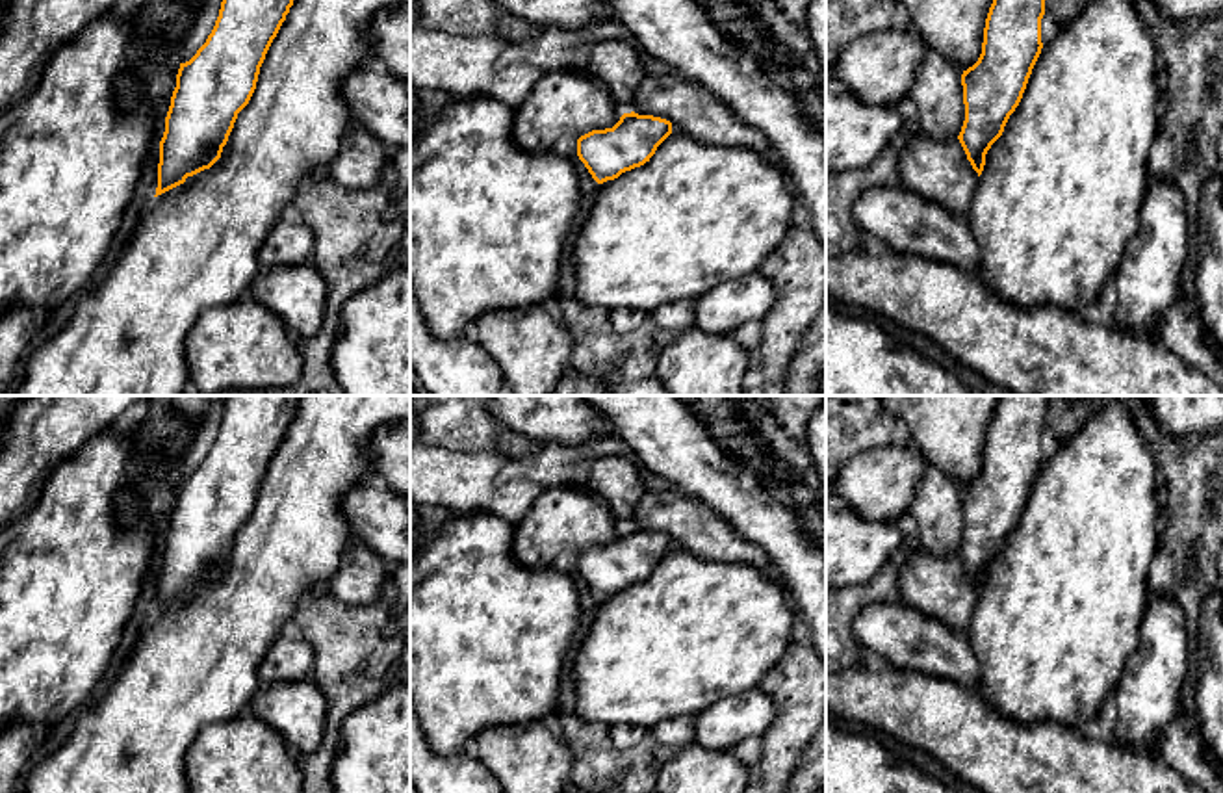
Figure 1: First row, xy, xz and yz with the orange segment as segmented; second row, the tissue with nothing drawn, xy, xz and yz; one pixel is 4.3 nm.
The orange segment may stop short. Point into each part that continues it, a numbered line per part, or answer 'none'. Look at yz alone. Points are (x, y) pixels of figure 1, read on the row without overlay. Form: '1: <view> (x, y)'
1: yz (949, 431)

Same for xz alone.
1: xz (565, 519)

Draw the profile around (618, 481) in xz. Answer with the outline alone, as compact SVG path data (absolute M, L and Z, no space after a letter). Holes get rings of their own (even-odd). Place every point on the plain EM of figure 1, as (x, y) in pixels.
M631 455L594 461L585 472L583 487L611 509L624 529L633 527L637 503L650 490L642 466Z

